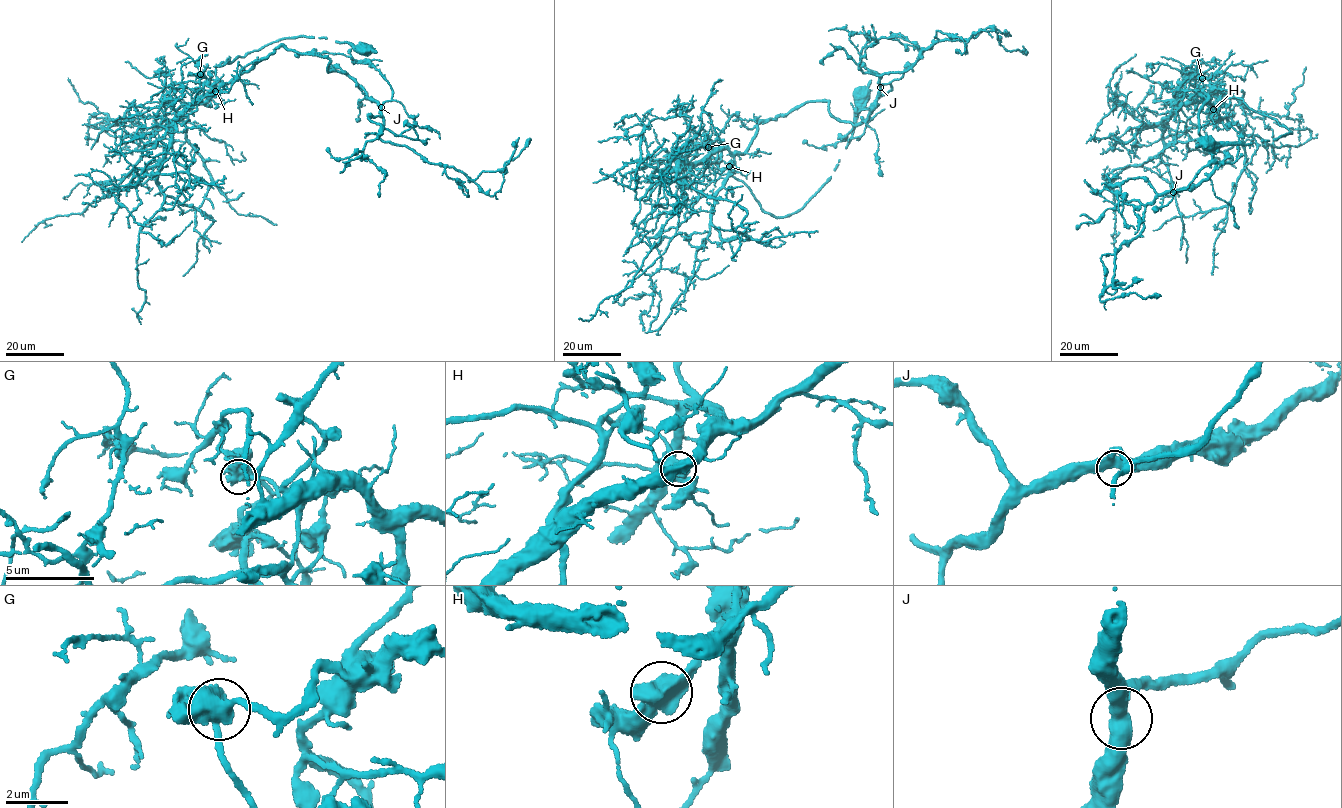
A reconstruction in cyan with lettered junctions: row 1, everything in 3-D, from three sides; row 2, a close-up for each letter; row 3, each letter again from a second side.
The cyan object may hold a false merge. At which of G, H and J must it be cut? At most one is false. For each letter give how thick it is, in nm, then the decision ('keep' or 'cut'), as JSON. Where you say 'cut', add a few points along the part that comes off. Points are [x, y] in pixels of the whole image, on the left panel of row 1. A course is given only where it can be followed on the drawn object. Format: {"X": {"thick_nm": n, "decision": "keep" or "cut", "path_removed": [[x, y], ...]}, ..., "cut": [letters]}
{"G": {"thick_nm": 550, "decision": "cut", "path_removed": [[200, 74], [207, 82], [194, 111], [148, 134], [126, 119], [108, 123], [68, 77]]}, "H": {"thick_nm": 500, "decision": "keep"}, "J": {"thick_nm": 460, "decision": "keep"}, "cut": ["G"]}

